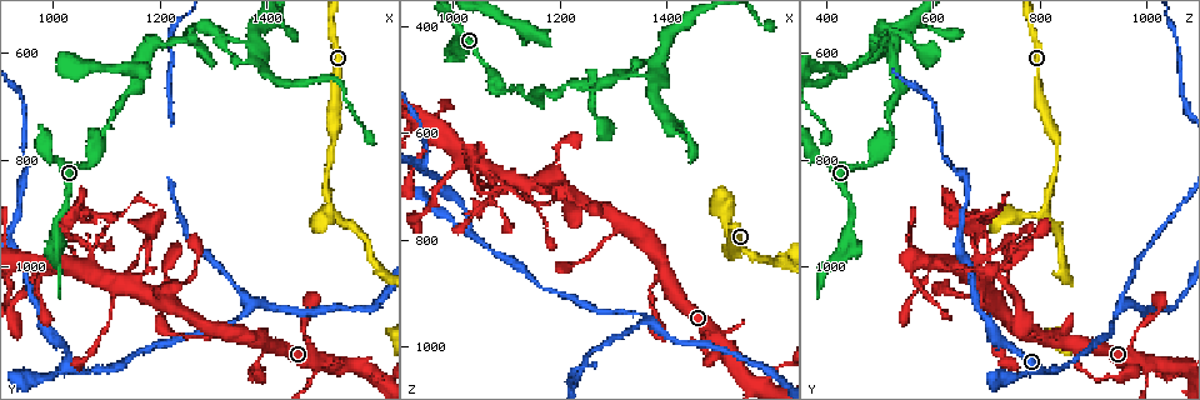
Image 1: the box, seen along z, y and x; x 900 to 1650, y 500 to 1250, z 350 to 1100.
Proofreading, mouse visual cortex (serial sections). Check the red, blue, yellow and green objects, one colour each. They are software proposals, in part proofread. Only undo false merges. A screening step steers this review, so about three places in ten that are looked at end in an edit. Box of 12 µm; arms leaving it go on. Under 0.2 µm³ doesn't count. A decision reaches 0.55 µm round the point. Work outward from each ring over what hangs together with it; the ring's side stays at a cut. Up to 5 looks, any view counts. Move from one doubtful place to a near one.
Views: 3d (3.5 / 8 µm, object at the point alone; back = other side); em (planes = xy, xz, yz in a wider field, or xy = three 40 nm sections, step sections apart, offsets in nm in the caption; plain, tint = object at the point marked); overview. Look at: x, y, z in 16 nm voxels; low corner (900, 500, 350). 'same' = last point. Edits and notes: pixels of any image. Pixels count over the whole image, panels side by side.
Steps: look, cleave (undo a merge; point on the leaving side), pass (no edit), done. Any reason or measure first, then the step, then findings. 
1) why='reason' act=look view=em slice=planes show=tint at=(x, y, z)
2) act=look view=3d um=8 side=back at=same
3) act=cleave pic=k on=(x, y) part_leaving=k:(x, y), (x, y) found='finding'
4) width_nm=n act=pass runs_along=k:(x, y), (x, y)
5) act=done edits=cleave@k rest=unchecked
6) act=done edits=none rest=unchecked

why='sharp bend' act=look view=3d um=3.5 side=back at=(1100, 920, 705)

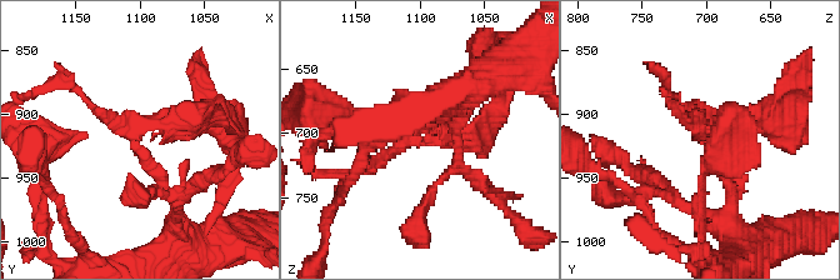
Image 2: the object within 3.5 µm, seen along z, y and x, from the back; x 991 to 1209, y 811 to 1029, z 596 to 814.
act=look view=em slice=xy step=2 show=tint at=(1102, 916, 708)

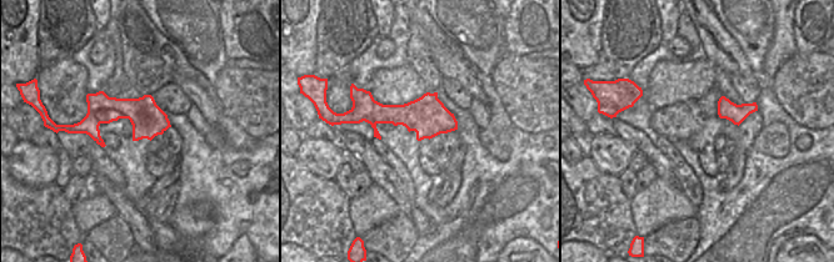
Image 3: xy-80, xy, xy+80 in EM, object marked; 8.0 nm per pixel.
act=pass runs_along=3:(166, 124), (101, 111), (75, 127) found='one cell here'

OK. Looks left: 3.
why='a fork' act=look view=3d um=3.5 at=(1370, 1070, 955)

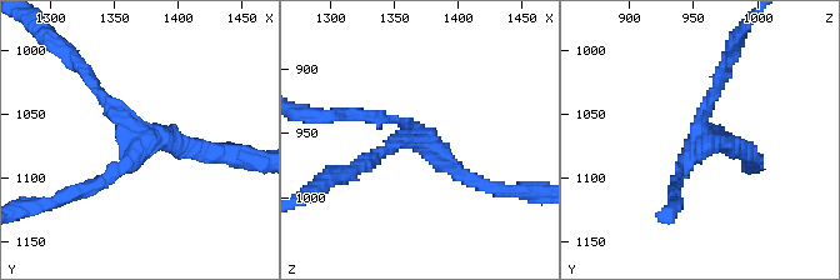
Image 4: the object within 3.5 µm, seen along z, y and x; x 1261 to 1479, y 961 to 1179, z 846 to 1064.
arms=3 arm_widths_nm=150,200,200 act=look view=em slice=planes show=tint at=(1378, 1072, 958)

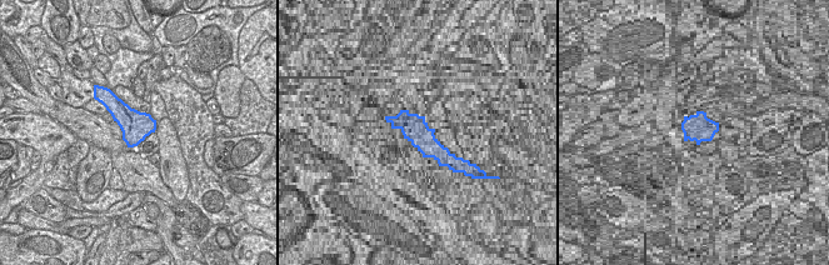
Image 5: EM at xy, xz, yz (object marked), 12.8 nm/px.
why='cut it another way' act=look view=em slice=xy step=5 show=tint at=same

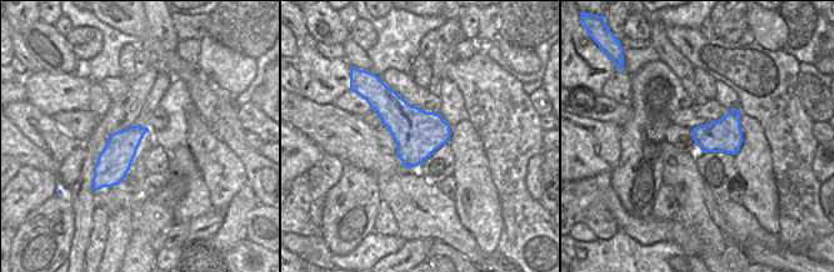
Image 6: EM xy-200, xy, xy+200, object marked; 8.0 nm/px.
act=pass runs_along=4:(369, 115), (408, 125), (445, 164), (495, 189) found='continuous, no second cell'

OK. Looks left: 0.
act=done edits=none rest=unchecked

